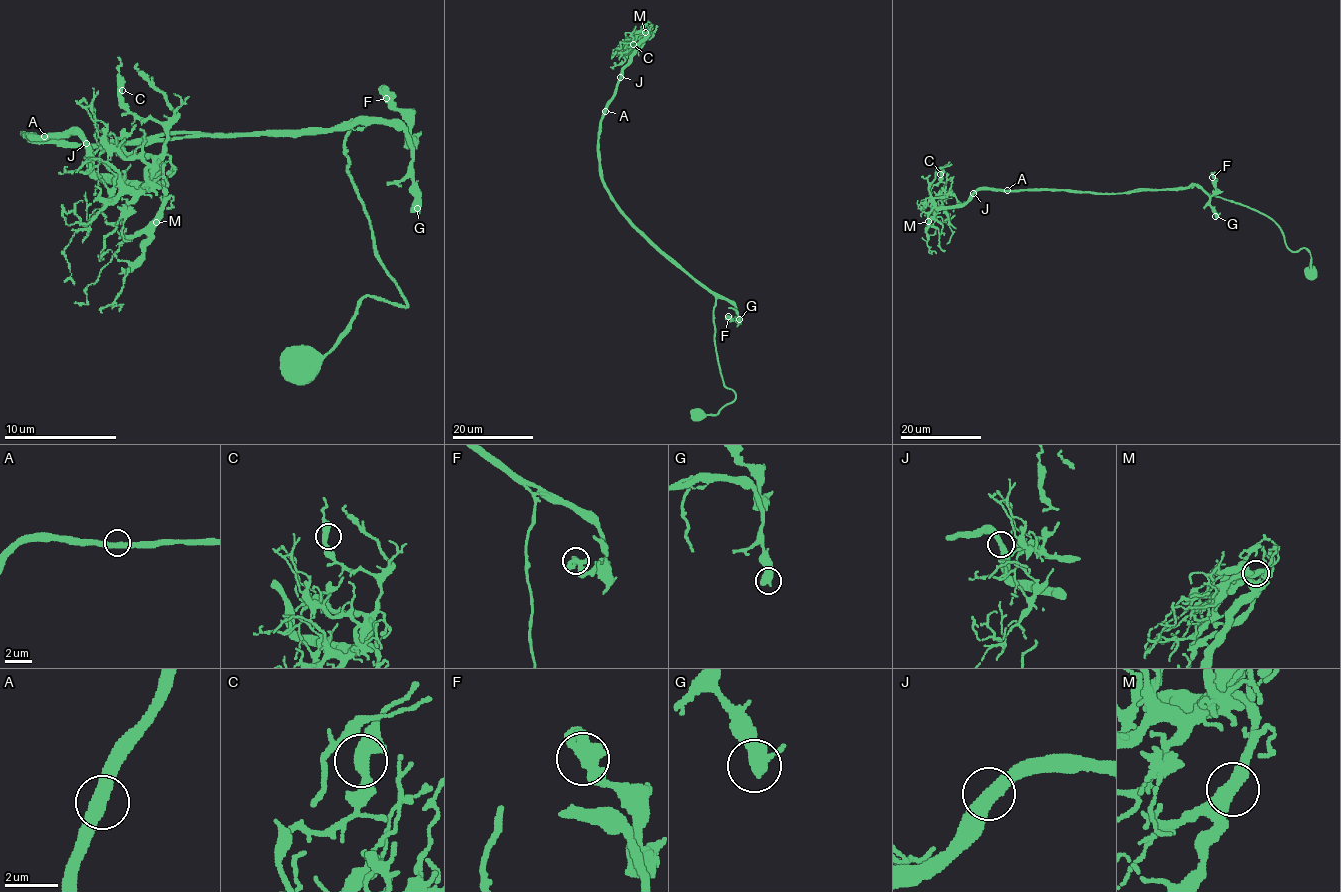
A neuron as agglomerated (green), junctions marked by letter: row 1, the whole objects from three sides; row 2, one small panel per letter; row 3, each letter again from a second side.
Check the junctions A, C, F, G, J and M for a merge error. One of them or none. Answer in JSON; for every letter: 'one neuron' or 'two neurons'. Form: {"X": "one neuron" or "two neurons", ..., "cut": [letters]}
{"A": "one neuron", "C": "one neuron", "F": "one neuron", "G": "one neuron", "J": "one neuron", "M": "one neuron", "cut": []}

